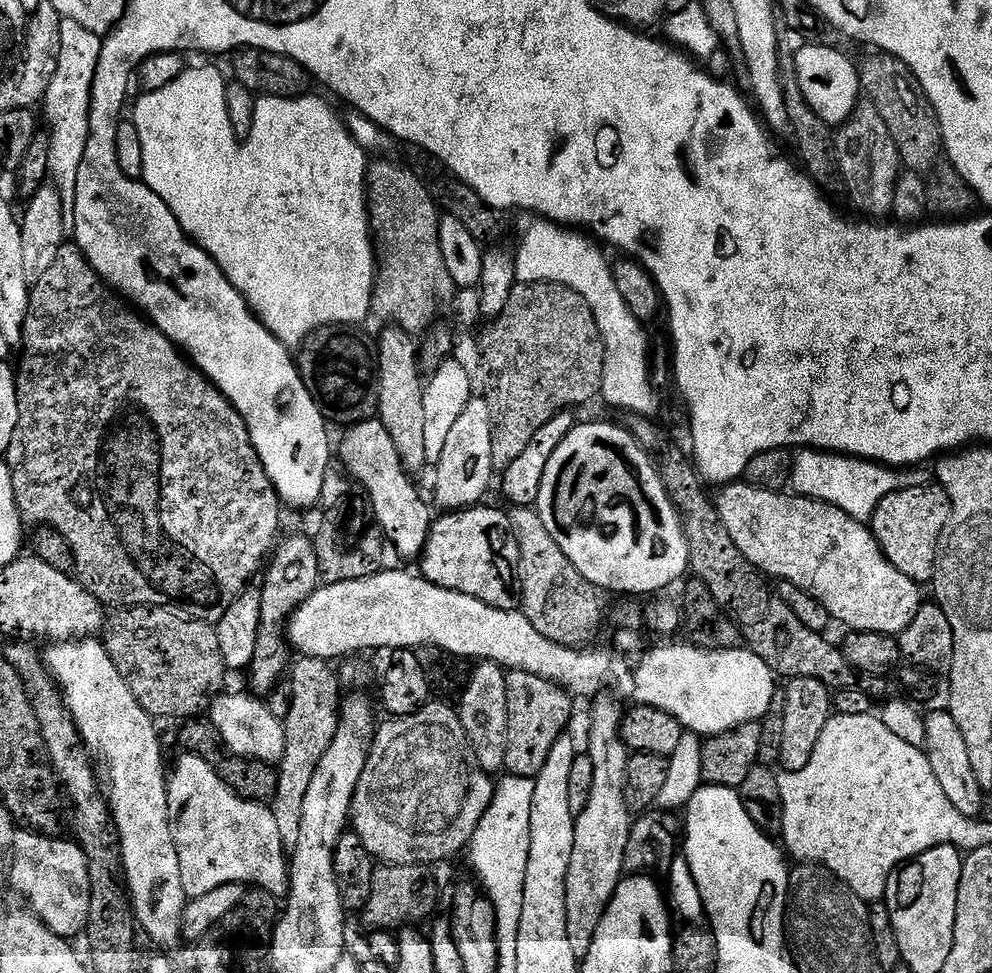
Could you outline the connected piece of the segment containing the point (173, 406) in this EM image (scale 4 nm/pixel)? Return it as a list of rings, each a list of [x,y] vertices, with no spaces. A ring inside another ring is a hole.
[[[65,242],[61,246],[50,270],[31,285],[28,297],[30,306],[26,314],[24,343],[19,353],[20,368],[18,364],[15,369],[18,426],[14,426],[14,438],[10,438],[6,453],[21,521],[28,526],[32,524],[58,530],[58,534],[70,542],[76,563],[75,579],[101,604],[116,604],[125,608],[171,608],[197,620],[220,621],[222,614],[226,614],[226,610],[230,610],[230,606],[234,606],[236,599],[249,587],[252,581],[248,580],[255,578],[256,571],[258,576],[265,567],[281,535],[282,501],[258,458],[254,442],[250,442],[250,430],[242,414],[238,414],[236,407],[200,373],[200,369],[186,358],[181,349],[166,338],[166,334],[159,332],[155,324],[129,307],[105,284],[75,242]]]

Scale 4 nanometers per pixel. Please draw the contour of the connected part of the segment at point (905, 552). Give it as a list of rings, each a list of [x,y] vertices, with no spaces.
[[[935,482],[919,484],[913,488],[899,488],[894,494],[886,494],[874,510],[870,527],[878,546],[886,558],[906,578],[921,586],[931,585],[936,565],[936,551],[940,545],[940,535],[950,518],[952,507],[946,490]]]

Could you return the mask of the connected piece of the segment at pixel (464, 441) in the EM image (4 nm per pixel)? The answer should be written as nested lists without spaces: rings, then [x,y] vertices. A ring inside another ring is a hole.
[[[473,395],[470,402],[466,402],[462,414],[455,420],[454,426],[450,429],[450,434],[446,438],[446,443],[442,450],[442,458],[434,462],[436,468],[436,504],[445,513],[458,512],[466,508],[475,508],[481,503],[480,500],[488,492],[488,487],[492,484],[494,469],[492,459],[494,458],[492,446],[492,415],[487,399],[483,395]]]

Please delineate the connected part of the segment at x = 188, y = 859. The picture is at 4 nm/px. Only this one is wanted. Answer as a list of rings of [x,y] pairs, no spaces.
[[[184,754],[184,757],[177,762],[176,769],[173,772],[171,769],[168,776],[168,816],[172,820],[172,837],[178,850],[178,862],[182,870],[184,892],[189,898],[195,898],[202,894],[210,894],[210,890],[218,890],[218,886],[226,886],[227,884],[255,885],[257,889],[266,891],[277,898],[287,897],[290,889],[290,856],[282,842],[282,834],[278,832],[278,822],[274,822],[274,814],[271,807],[264,802],[244,800],[216,773],[216,769],[211,768],[201,756]]]

